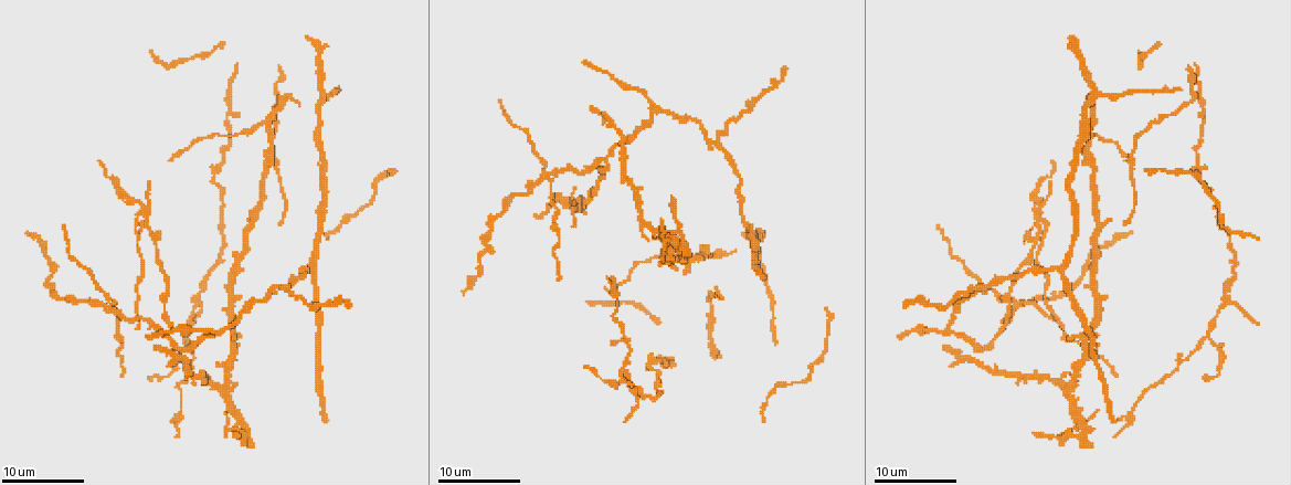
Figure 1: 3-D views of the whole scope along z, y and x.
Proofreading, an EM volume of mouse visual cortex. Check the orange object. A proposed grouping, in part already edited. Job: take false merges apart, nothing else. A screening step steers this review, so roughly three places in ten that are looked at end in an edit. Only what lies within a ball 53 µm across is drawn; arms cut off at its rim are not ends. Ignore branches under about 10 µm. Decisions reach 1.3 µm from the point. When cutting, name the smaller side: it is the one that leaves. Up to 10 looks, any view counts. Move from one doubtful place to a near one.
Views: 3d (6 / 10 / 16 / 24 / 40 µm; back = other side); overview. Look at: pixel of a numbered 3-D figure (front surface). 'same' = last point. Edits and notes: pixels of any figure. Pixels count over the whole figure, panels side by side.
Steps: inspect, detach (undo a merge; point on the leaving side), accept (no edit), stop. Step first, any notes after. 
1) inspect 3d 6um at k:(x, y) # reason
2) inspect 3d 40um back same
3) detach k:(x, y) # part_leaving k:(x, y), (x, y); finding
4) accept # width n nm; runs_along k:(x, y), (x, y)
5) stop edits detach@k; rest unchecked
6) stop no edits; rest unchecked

inspect 3d 6um at 1:(1224, 303) # thick turns thin

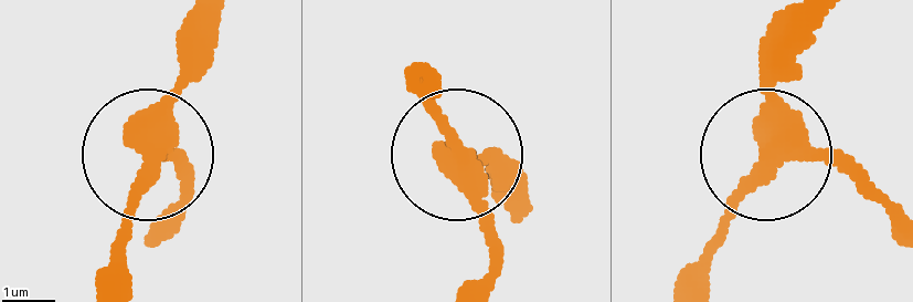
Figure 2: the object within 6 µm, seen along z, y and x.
inspect 3d 6um back at 2:(152, 169)

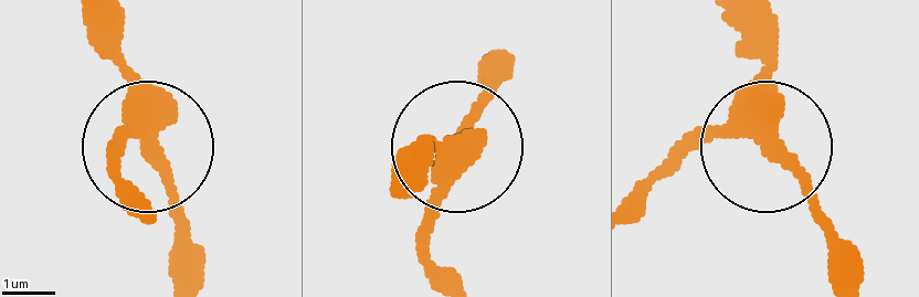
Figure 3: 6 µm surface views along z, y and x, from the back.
accept # one neuron here

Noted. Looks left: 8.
inspect 3d 10um at 1:(604, 158) # arms part here

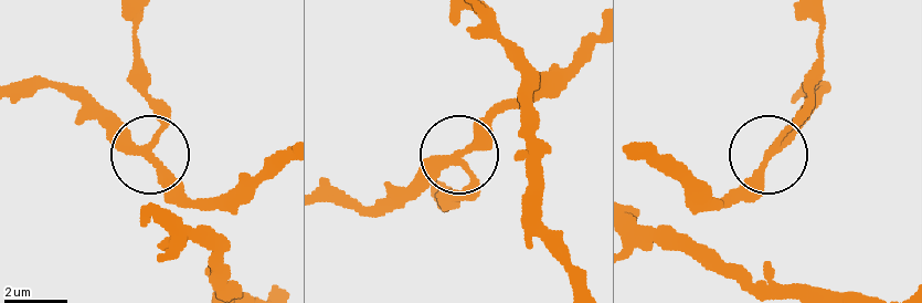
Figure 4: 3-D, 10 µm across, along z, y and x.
inspect 3d 6um at 4:(452, 161)

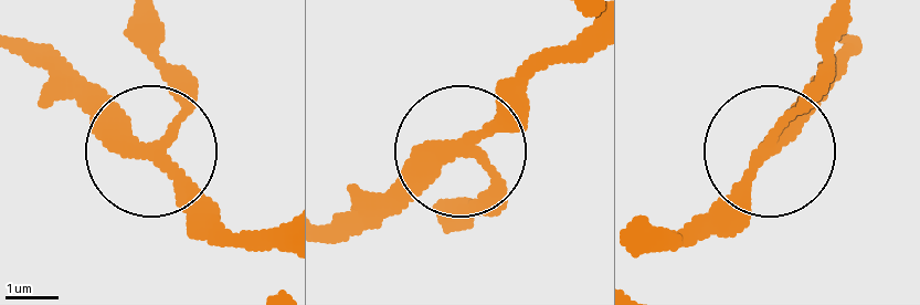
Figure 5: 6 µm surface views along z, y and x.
accept # side_arm 33 um; runs_along 5:(637, 244), (690, 227), (844, 73); all the same neuron

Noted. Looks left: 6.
inspect 3d 10um at 1:(1015, 306) # thin arm on a thick one

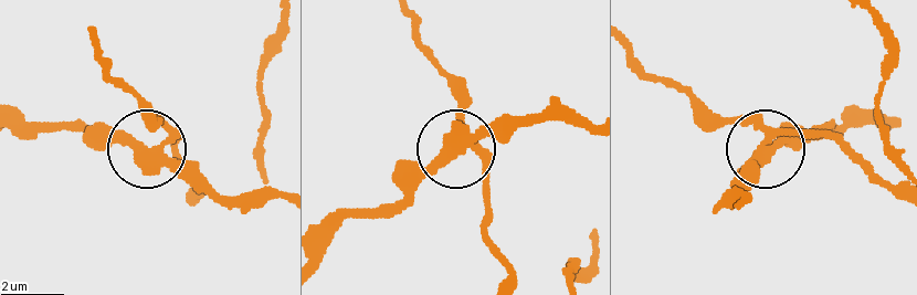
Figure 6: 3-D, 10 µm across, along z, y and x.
inspect 3d 6um at 6:(461, 147) # zoom in

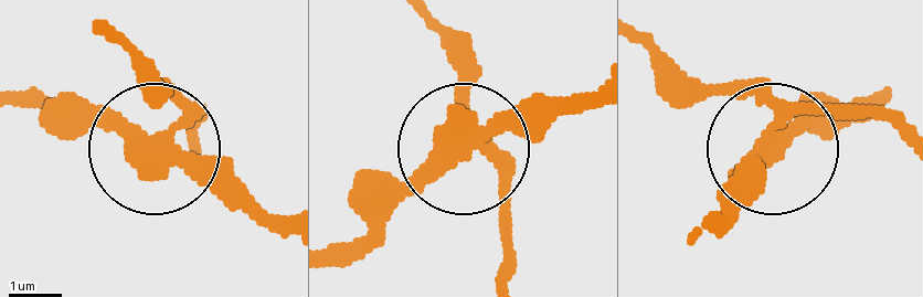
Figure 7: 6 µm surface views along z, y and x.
detach 7:(166, 93) # side_arm 18 um; part_leaving 7:(483, 147), (505, 182), (505, 275); a second neuron is stuck on

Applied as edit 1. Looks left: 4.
inspect overview

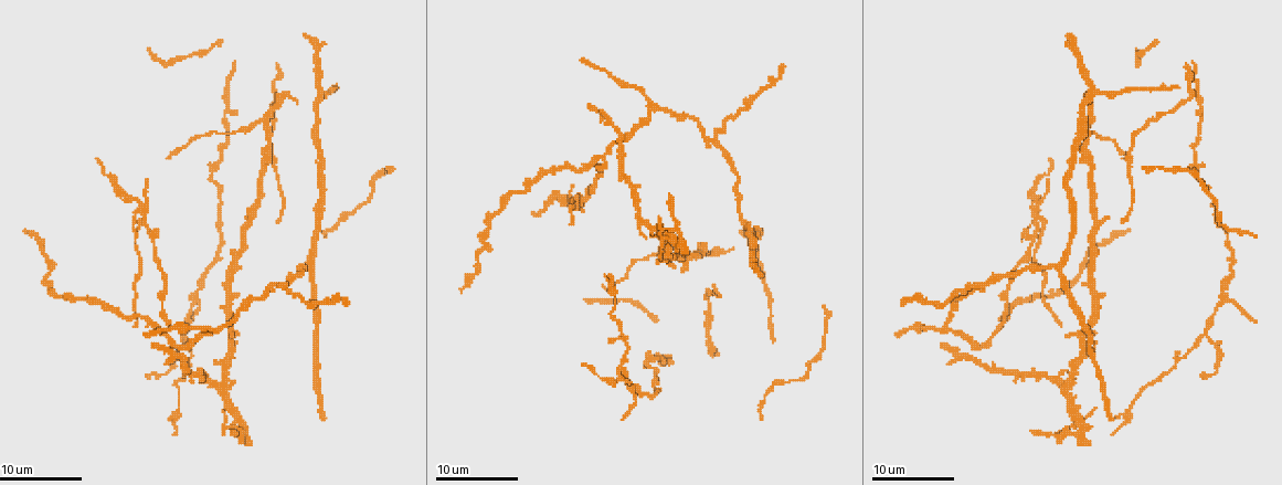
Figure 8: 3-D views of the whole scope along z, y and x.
inspect 3d 10um at 8:(1007, 288) # thin neck

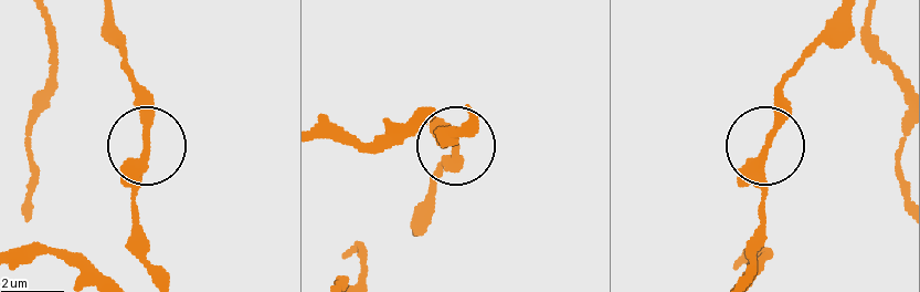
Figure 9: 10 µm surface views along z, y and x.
inspect 3d 6um at 9:(770, 140) # closer look

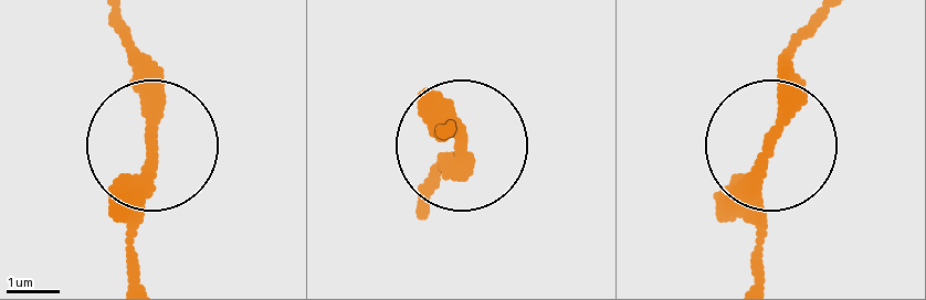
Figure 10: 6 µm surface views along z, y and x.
accept # runs_along 10:(133, 277), (146, 66), (133, 31); one neuron here

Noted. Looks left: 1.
stop edits detach@7; rest unchecked

